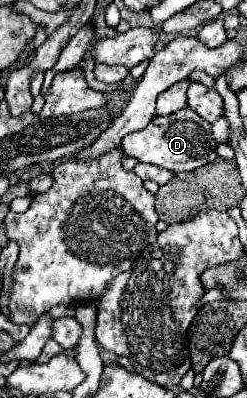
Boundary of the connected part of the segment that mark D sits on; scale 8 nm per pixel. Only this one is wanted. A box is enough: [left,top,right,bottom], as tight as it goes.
[122,108,218,172]

